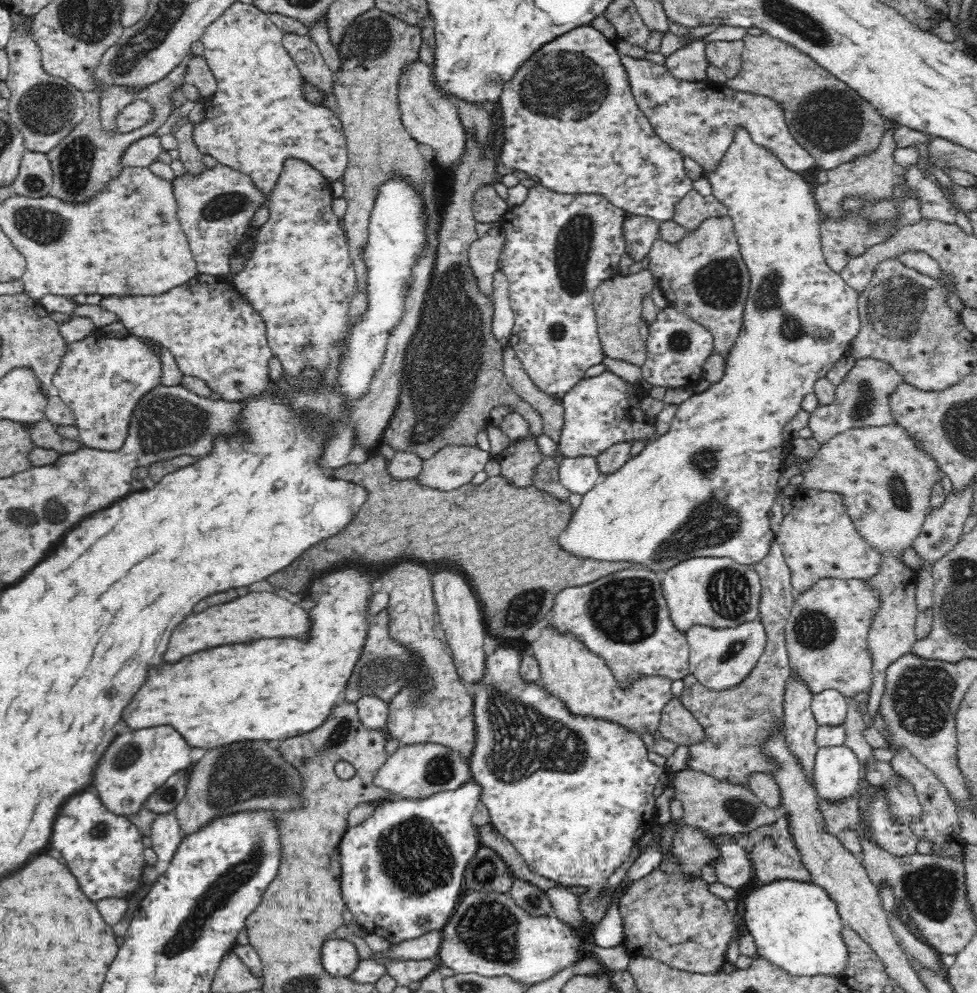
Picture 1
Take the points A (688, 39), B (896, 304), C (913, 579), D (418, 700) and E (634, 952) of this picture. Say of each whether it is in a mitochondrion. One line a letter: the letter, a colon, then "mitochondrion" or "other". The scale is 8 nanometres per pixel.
A: other
B: mitochondrion
C: other
D: mitochondrion
E: other

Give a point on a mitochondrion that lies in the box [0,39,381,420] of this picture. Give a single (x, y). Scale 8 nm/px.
(45, 107)

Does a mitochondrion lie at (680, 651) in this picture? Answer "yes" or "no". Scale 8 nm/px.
no

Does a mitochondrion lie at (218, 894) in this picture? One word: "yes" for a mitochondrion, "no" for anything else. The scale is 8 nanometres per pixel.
yes

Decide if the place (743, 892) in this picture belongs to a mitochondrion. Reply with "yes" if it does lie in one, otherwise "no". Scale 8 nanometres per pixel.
no

